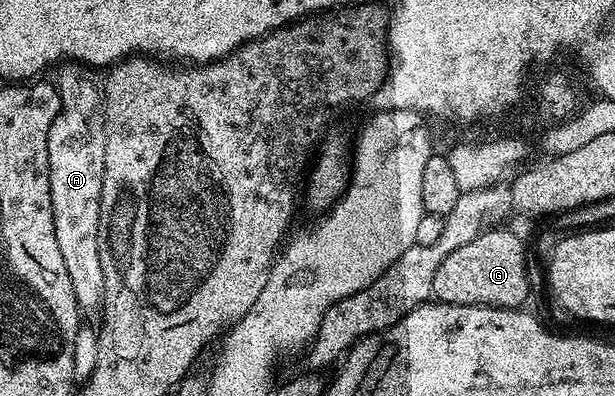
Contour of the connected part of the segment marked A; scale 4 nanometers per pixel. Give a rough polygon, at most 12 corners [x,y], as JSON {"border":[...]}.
{"border":[[79,65],[54,85],[54,236],[81,311],[104,301],[98,260],[102,90]]}

